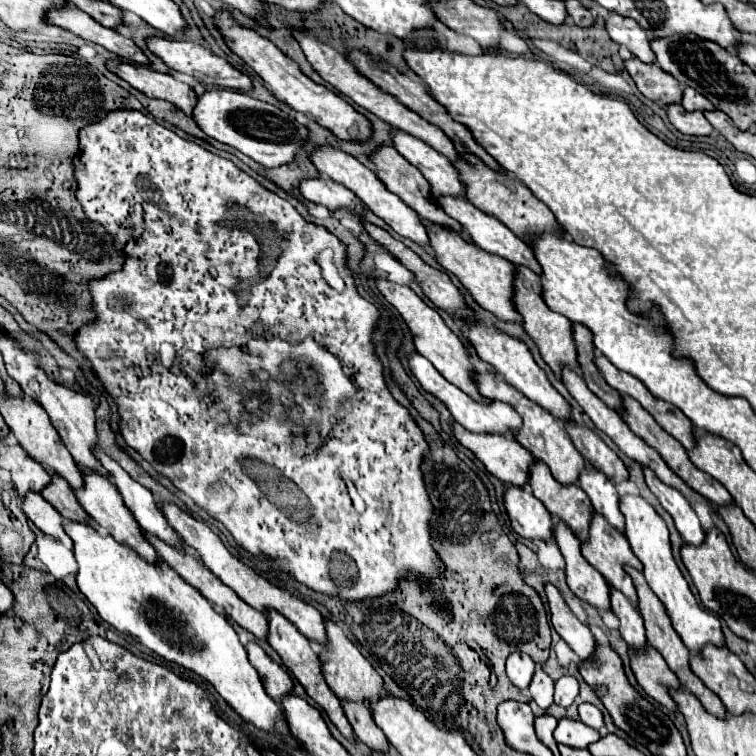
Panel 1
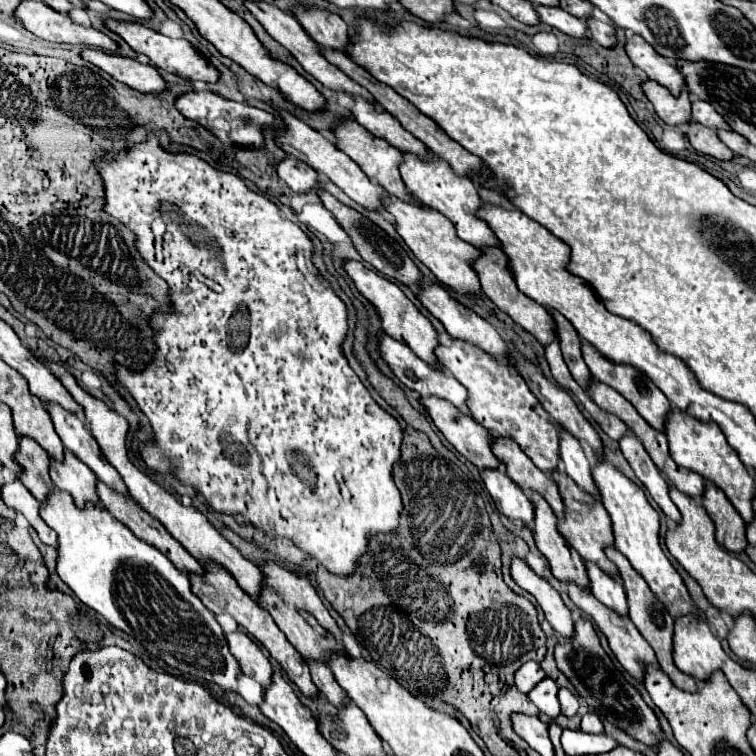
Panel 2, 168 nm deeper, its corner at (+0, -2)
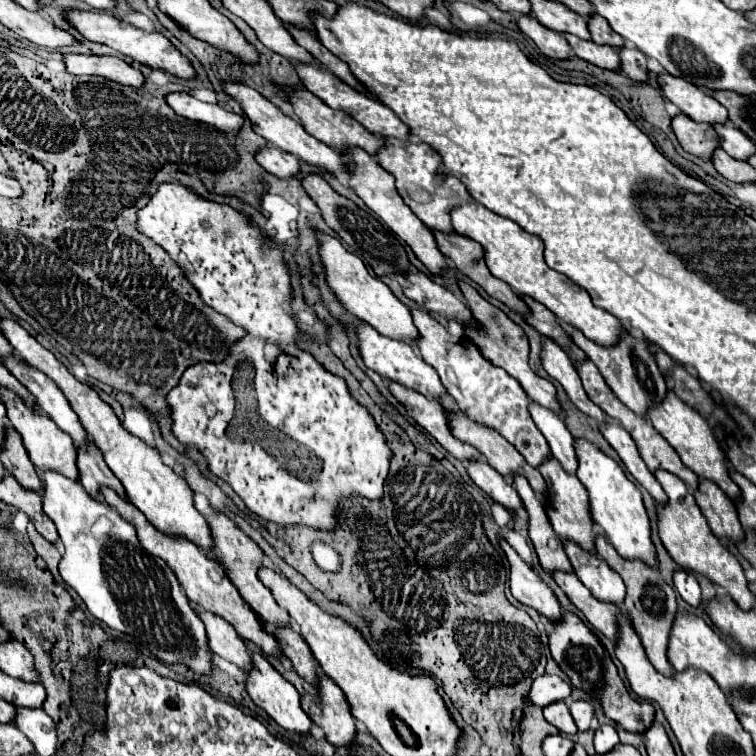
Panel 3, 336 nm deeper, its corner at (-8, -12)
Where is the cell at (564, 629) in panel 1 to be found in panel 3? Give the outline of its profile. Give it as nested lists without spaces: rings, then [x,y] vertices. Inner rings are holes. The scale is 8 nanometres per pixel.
[[[498,536],[500,548],[504,550],[508,562],[510,562],[510,592],[512,596],[522,602],[524,606],[530,606],[538,610],[548,620],[560,620],[560,604],[554,596],[554,592],[540,580],[540,576],[516,554],[516,550]]]

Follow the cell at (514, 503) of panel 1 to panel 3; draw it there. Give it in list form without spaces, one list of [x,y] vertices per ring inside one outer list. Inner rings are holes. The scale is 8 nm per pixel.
[[[470,460],[466,464],[466,472],[470,480],[478,488],[482,488],[494,502],[500,502],[510,510],[516,510],[522,506],[516,490],[496,470],[492,470],[486,460]]]

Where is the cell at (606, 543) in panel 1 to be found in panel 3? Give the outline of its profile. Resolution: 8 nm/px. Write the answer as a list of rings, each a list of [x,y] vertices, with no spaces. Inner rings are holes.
[[[556,458],[544,460],[544,464],[538,466],[538,470],[540,470],[540,474],[546,478],[546,482],[548,482],[548,504],[546,504],[546,514],[548,514],[548,518],[550,518],[550,524],[552,524],[554,532],[556,532],[560,538],[574,540],[574,542],[578,542],[582,548],[594,552],[594,538],[596,538],[596,532],[594,532],[592,516],[590,516],[588,492],[586,492],[586,488],[582,486],[582,482],[580,482],[576,476],[568,474]]]

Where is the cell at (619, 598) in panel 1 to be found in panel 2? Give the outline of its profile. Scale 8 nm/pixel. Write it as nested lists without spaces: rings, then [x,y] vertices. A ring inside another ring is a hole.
[[[586,562],[588,568],[588,576],[590,576],[590,590],[592,594],[608,608],[616,610],[616,614],[620,614],[622,618],[628,616],[628,600],[626,600],[626,592],[622,582],[616,582],[614,578],[610,578],[608,574],[604,574],[596,564]]]

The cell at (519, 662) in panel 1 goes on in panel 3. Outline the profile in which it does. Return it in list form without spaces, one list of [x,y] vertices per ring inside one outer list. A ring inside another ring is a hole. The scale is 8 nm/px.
[[[540,676],[534,680],[532,690],[530,690],[530,702],[536,706],[548,706],[554,702],[564,702],[568,700],[572,692],[572,686],[568,682],[564,682],[560,676]]]

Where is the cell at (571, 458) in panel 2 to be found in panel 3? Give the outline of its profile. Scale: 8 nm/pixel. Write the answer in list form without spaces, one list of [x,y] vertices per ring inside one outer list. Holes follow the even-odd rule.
[[[536,402],[528,404],[528,412],[530,412],[534,424],[538,426],[538,430],[548,440],[552,456],[562,464],[562,468],[566,472],[574,474],[578,468],[576,454],[574,454],[574,438],[568,432],[564,420],[560,416],[556,416],[552,410],[548,410]]]

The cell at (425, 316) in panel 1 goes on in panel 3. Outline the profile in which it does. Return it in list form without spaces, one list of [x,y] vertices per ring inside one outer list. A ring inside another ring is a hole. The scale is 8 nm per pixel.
[[[314,228],[314,234],[316,234],[318,246],[320,246],[318,252],[320,252],[320,260],[322,260],[324,274],[326,274],[326,284],[334,292],[334,296],[342,302],[342,306],[350,314],[354,314],[356,318],[360,318],[360,320],[368,322],[370,326],[374,326],[380,334],[396,338],[396,340],[412,342],[416,338],[418,330],[412,322],[410,310],[390,292],[390,288],[386,284],[382,284],[378,278],[370,276],[364,262],[356,254],[348,252],[336,236],[324,234],[316,228]]]

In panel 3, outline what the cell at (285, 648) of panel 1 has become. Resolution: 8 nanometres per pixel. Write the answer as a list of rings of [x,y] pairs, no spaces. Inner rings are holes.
[[[100,488],[100,494],[104,498],[104,502],[108,502],[112,508],[116,508],[120,512],[120,516],[128,518],[128,522],[132,522],[136,526],[136,532],[138,532],[138,540],[142,542],[142,546],[152,552],[154,556],[160,556],[174,572],[174,576],[180,580],[180,586],[184,588],[188,600],[192,604],[198,604],[200,608],[224,618],[228,624],[234,626],[234,630],[244,638],[244,640],[252,640],[256,646],[262,648],[264,654],[268,656],[274,656],[278,660],[284,660],[284,656],[280,654],[280,648],[278,648],[278,642],[272,634],[268,634],[264,630],[264,624],[260,622],[260,618],[256,616],[256,612],[244,602],[244,598],[240,596],[240,592],[234,588],[234,584],[224,576],[222,568],[206,558],[206,554],[196,546],[192,544],[190,540],[184,540],[180,536],[168,536],[166,532],[160,532],[158,528],[154,528],[148,518],[136,508],[132,506],[130,502],[126,502],[124,498],[120,498],[112,488]]]

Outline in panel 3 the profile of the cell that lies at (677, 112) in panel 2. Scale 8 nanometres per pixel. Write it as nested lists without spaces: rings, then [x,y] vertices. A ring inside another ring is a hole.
[[[676,116],[672,120],[672,128],[674,134],[678,136],[680,146],[704,160],[710,160],[714,150],[720,148],[720,138],[716,134],[716,130],[708,124],[698,124],[694,120],[688,120],[688,116]]]

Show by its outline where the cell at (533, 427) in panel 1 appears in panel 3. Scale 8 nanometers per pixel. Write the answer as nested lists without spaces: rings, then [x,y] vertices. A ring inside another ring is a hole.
[[[412,308],[414,326],[418,328],[418,336],[414,344],[420,350],[420,356],[426,364],[430,364],[444,384],[446,392],[460,404],[460,410],[470,416],[474,422],[488,424],[490,428],[498,430],[524,458],[530,466],[540,466],[546,458],[550,458],[550,448],[536,428],[530,412],[528,412],[528,396],[522,386],[508,376],[502,368],[490,364],[480,350],[464,336],[461,326],[451,320],[449,328],[438,324],[426,310]]]

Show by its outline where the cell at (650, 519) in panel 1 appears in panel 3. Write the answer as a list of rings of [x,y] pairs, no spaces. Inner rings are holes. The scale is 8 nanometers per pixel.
[[[576,440],[576,458],[578,458],[578,470],[576,476],[588,490],[590,498],[590,516],[594,524],[606,534],[606,538],[612,542],[616,552],[622,558],[628,560],[642,560],[656,568],[656,550],[650,540],[650,520],[646,514],[646,508],[642,504],[642,496],[638,488],[626,478],[624,470],[614,462],[610,456],[606,456],[598,446],[594,446],[588,440]]]

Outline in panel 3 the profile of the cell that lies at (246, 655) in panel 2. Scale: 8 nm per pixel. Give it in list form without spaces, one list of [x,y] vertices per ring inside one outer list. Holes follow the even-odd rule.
[[[194,606],[194,610],[196,610],[196,614],[200,614],[200,620],[206,626],[210,650],[220,654],[222,658],[230,660],[232,664],[240,666],[242,670],[246,670],[246,668],[250,670],[252,668],[250,652],[248,652],[246,644],[242,642],[242,638],[236,634],[236,630],[226,620],[220,620],[220,616],[216,616],[216,614],[202,612],[198,606]]]

